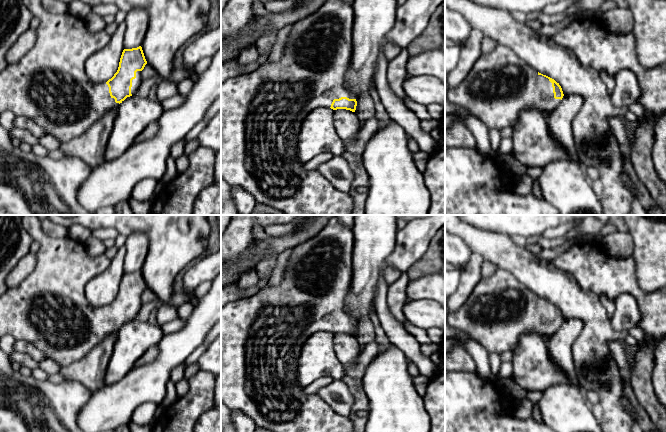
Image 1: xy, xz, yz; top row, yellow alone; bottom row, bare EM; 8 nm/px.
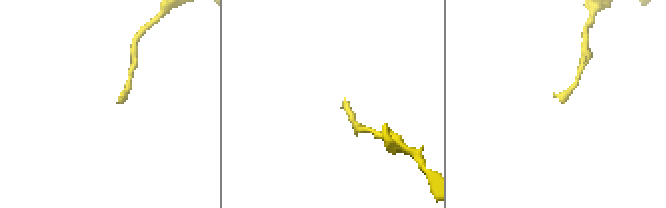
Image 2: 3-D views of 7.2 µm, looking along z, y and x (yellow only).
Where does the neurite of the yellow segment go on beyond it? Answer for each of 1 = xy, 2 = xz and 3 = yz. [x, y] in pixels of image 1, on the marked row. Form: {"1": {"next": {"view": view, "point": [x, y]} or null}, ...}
{"1": {"next": {"view": "xy", "point": [49, 85]}}, "2": {"next": {"view": "xz", "point": [262, 111]}}, "3": {"next": {"view": "yz", "point": [500, 85]}}}

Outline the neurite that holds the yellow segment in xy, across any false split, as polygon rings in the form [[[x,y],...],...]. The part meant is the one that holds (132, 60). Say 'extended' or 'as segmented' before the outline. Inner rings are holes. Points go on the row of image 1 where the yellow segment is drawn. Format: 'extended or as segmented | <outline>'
extended | [[[23,0],[23,3],[33,16],[39,19],[39,26],[36,29],[37,40],[35,45],[17,63],[8,64],[0,72],[0,113],[9,110],[15,116],[27,117],[42,127],[46,134],[65,143],[81,136],[108,111],[116,109],[127,97],[135,95],[143,79],[141,71],[147,61],[141,46],[124,49],[114,76],[105,83],[93,83],[85,72],[85,62],[92,54],[105,47],[111,36],[105,30],[89,31],[84,19],[69,13],[50,13],[42,5],[41,0]]]

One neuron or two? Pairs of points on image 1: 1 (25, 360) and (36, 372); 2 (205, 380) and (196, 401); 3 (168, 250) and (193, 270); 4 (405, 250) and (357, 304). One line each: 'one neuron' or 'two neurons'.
1: one neuron
2: one neuron
3: two neurons
4: two neurons

